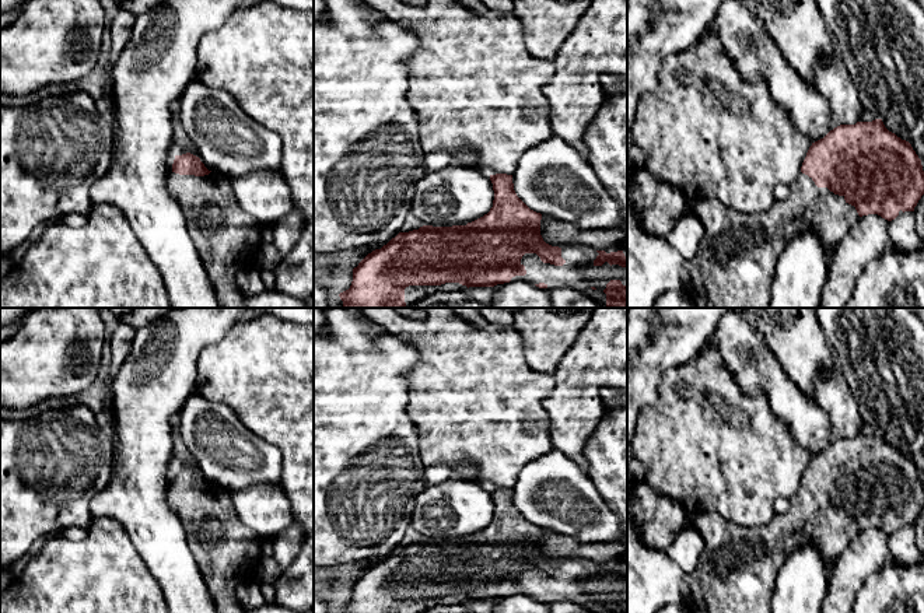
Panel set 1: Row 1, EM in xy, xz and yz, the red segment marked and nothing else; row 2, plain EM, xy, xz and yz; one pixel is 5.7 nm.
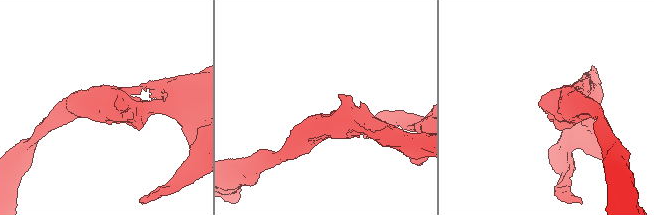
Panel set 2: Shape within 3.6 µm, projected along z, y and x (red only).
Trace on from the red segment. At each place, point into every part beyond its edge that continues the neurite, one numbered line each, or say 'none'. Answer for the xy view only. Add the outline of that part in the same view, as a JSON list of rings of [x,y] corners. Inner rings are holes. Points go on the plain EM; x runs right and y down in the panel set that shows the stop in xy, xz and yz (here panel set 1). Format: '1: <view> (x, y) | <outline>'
1: xy (227, 552) | [[[171,486],[168,502],[179,514],[217,613],[245,613],[237,589],[256,570],[262,537],[241,522],[231,493],[216,486],[204,490]]]

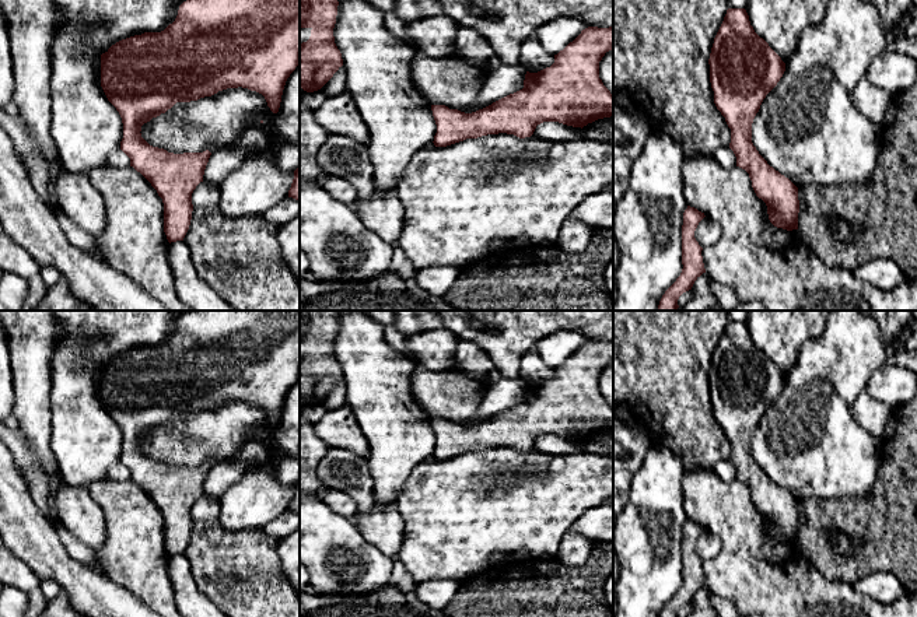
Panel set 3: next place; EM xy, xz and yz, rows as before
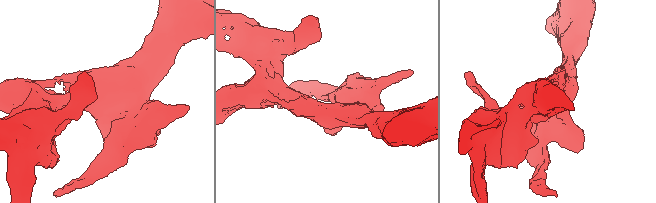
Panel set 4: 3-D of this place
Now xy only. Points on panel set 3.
none

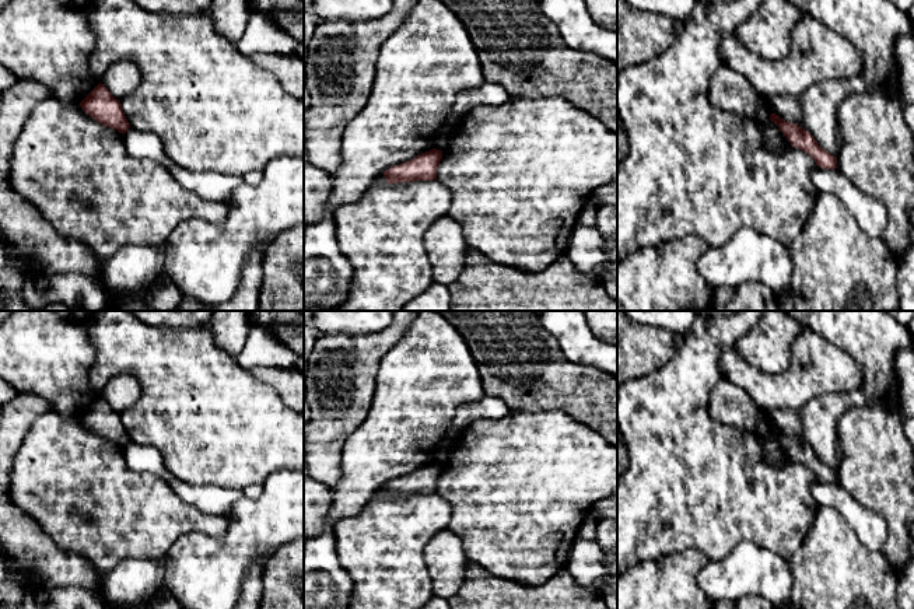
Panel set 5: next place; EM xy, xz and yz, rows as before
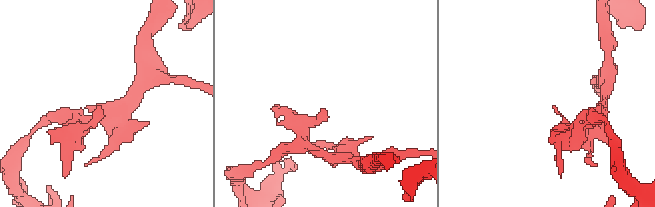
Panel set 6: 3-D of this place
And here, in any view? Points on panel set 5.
none

